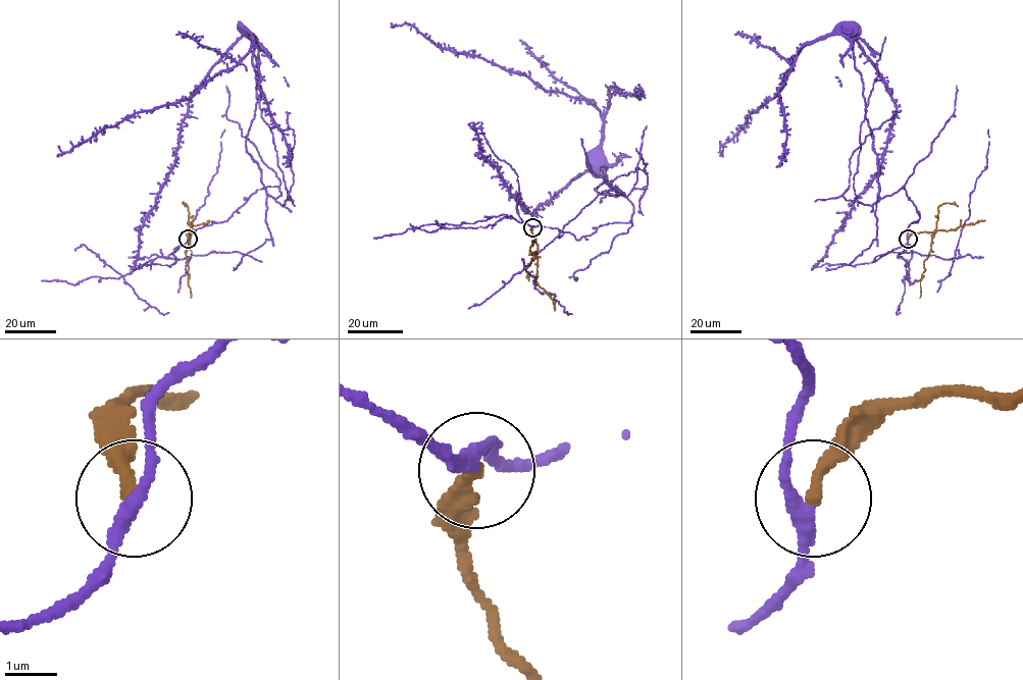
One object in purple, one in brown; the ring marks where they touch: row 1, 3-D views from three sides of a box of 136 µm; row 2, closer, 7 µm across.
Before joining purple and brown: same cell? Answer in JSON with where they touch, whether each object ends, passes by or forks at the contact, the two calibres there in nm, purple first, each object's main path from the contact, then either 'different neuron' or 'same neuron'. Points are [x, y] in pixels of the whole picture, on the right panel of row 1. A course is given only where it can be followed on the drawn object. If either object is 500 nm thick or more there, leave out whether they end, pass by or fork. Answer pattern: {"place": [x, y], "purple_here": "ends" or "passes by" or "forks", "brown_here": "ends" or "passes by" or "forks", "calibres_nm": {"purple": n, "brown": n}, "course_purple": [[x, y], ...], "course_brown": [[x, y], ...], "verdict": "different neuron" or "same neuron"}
{"place": [908, 239], "purple_here": "passes by", "brown_here": "ends", "calibres_nm": {"purple": 260, "brown": 260}, "course_purple": [[908, 239], [919, 215], [904, 187], [878, 195], [855, 36], [896, 116], [881, 166], [817, 266], [823, 264]], "course_brown": [[908, 239], [923, 231], [933, 232], [928, 257], [923, 263], [925, 270], [920, 281], [919, 298]], "verdict": "different neuron"}

